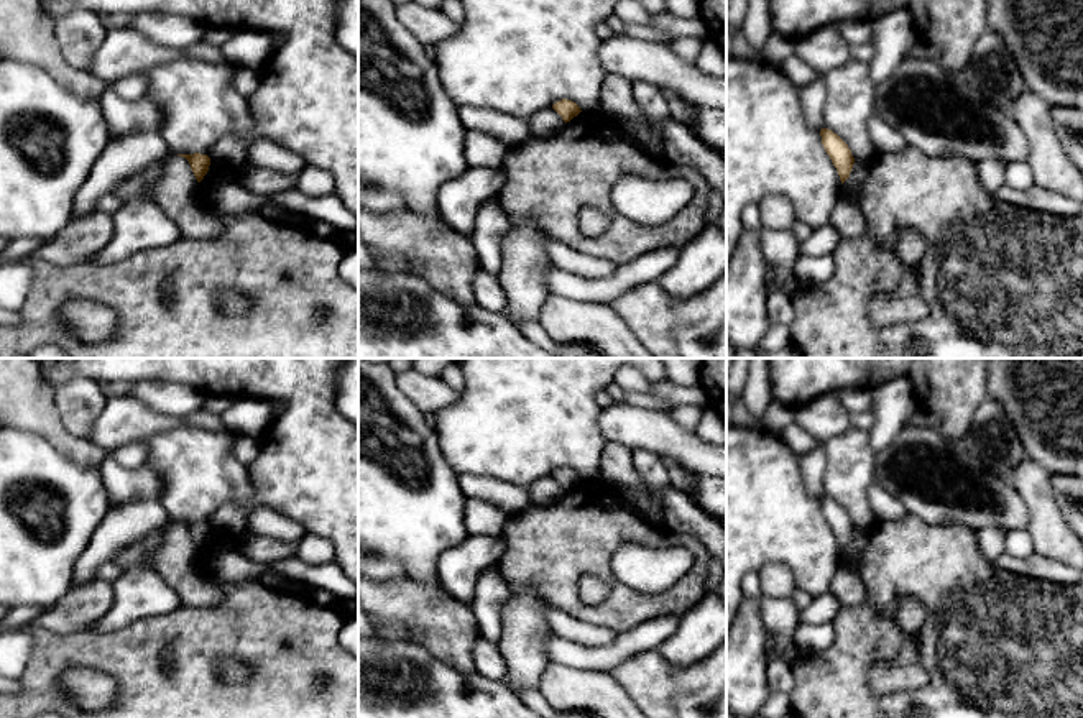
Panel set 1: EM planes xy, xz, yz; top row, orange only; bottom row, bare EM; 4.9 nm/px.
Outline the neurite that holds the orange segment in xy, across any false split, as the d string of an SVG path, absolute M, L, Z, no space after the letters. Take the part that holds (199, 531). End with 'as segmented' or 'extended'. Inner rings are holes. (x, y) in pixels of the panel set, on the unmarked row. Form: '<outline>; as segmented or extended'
M200 521L177 522L177 524L182 524L189 529L197 550L200 550L209 539L210 526L207 522L200 522Z; as segmented

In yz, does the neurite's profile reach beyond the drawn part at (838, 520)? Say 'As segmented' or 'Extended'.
As segmented

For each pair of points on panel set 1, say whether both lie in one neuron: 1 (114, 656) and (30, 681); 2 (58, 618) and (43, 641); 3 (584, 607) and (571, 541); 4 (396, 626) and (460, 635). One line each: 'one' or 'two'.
1: one
2: two
3: one
4: one

